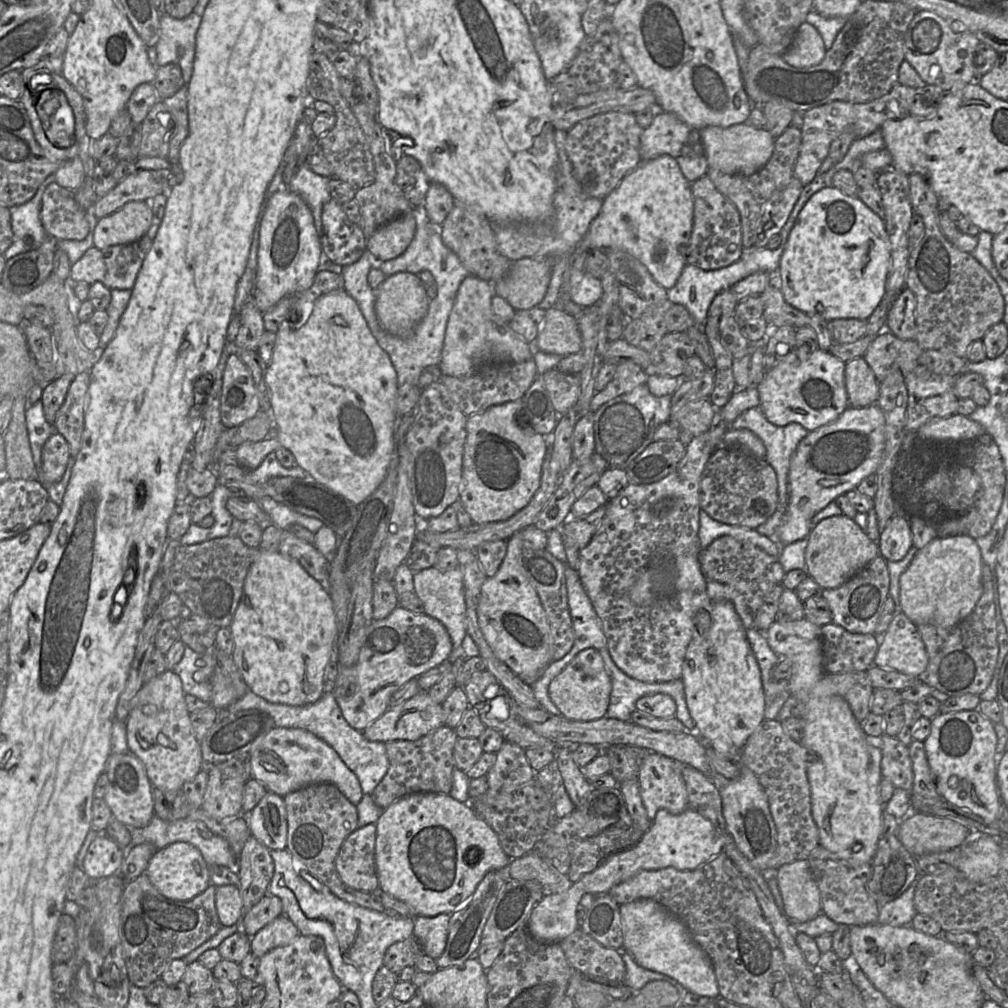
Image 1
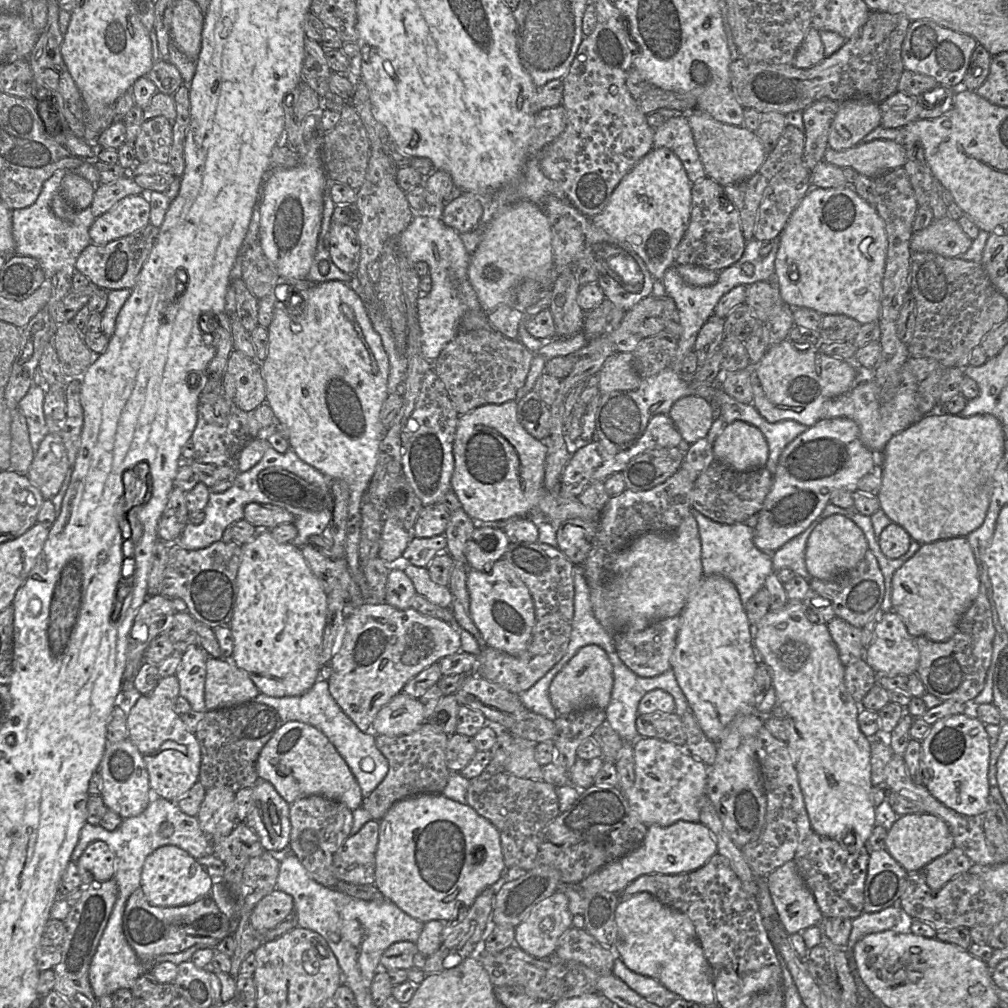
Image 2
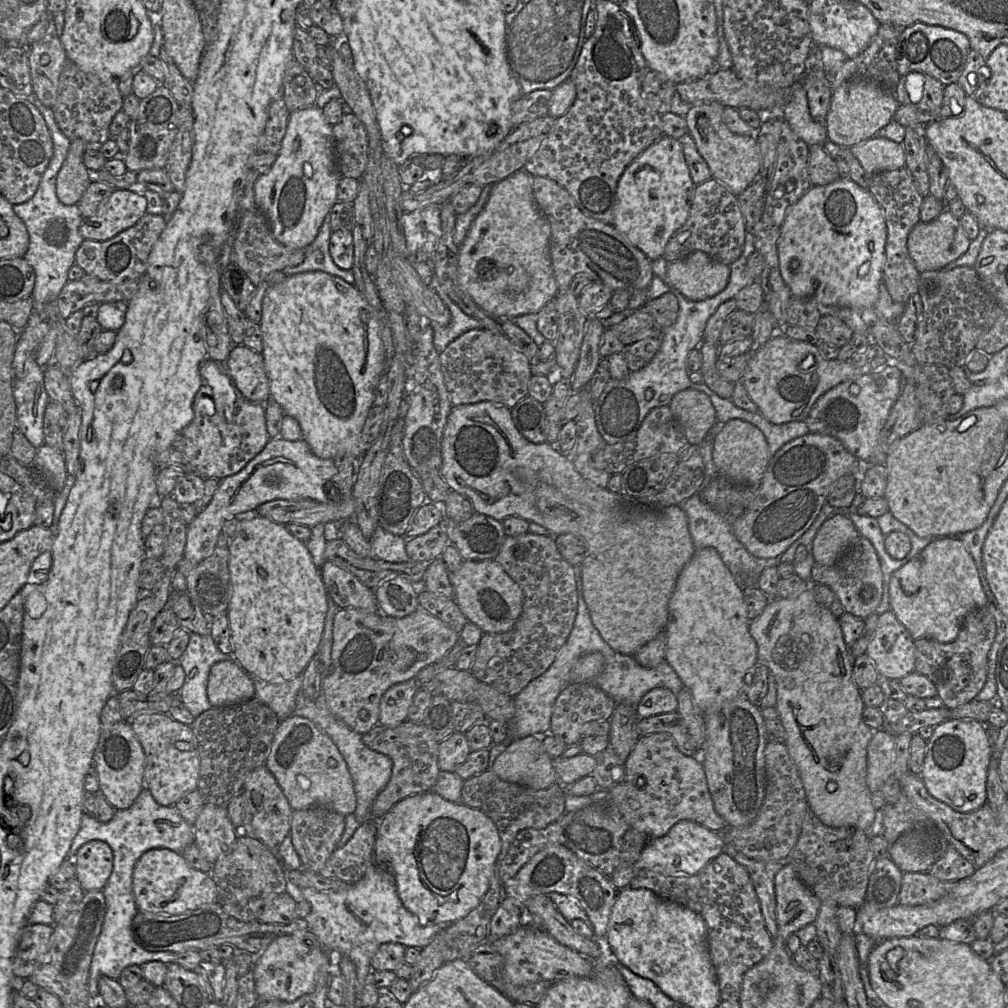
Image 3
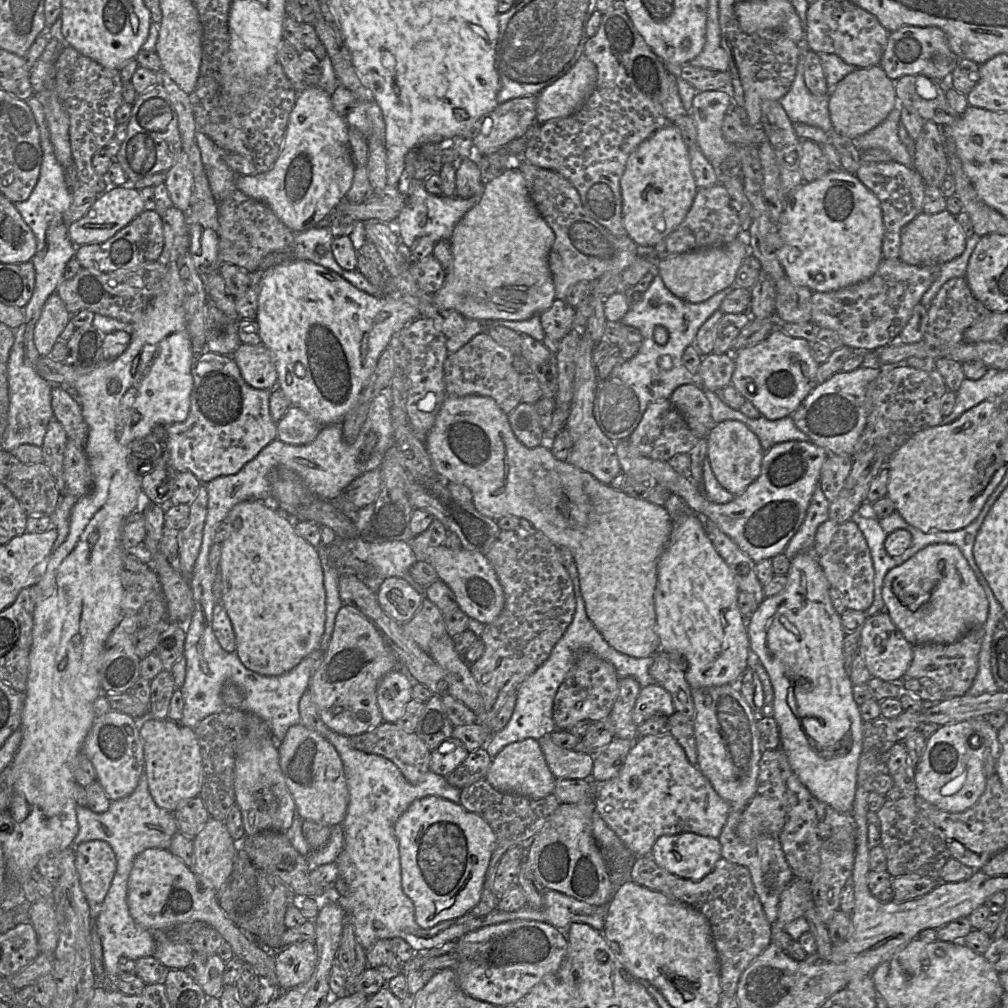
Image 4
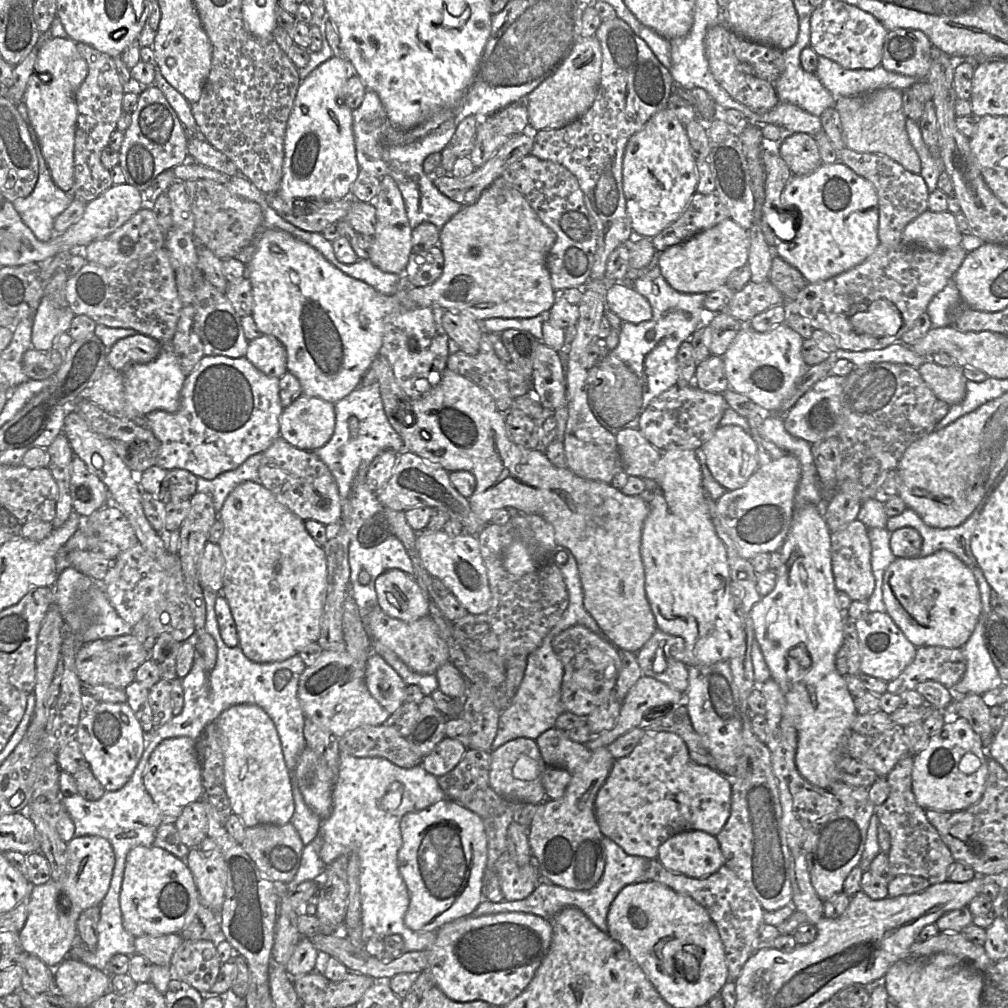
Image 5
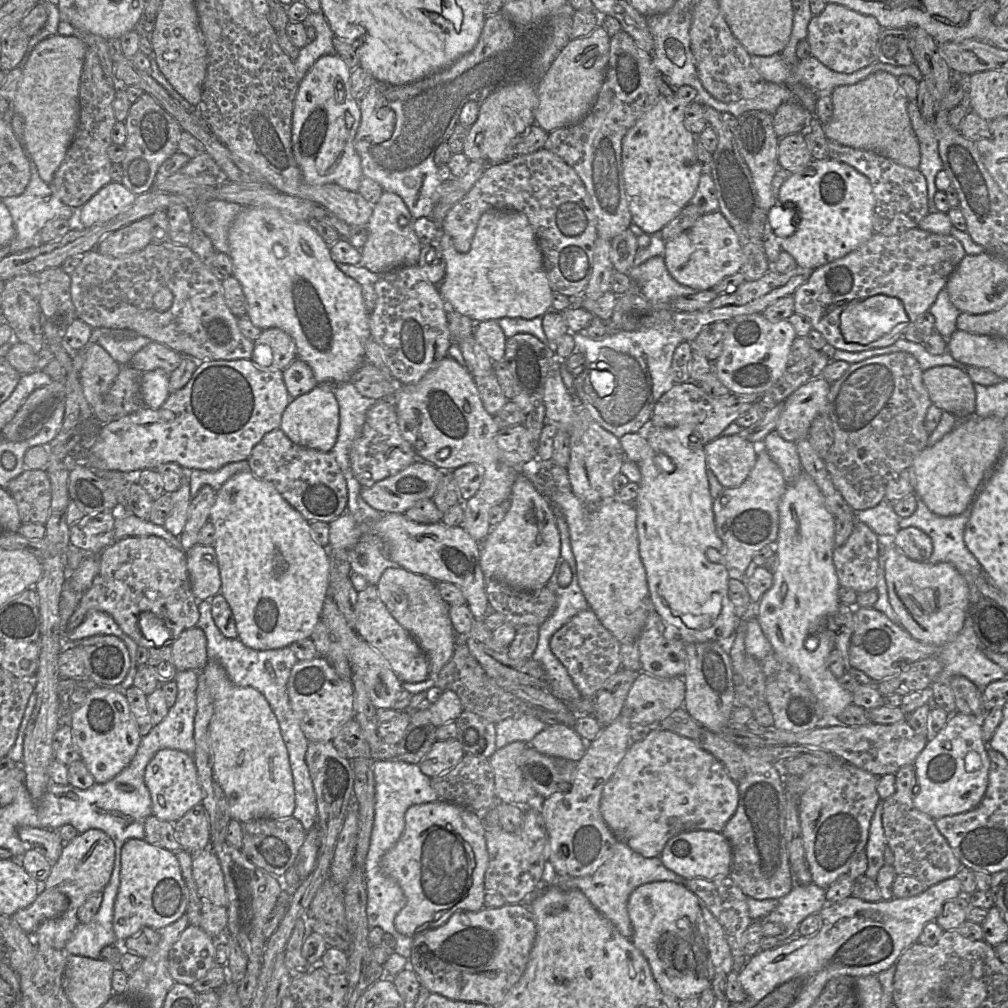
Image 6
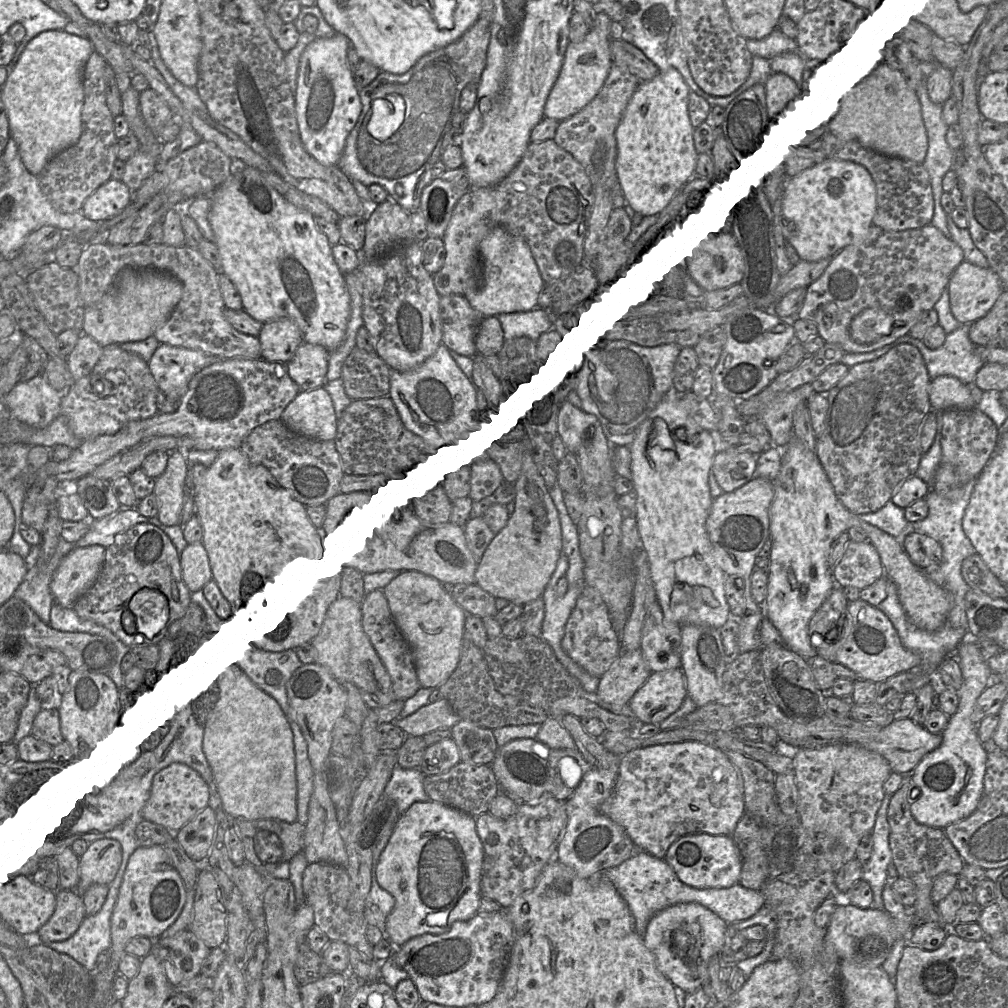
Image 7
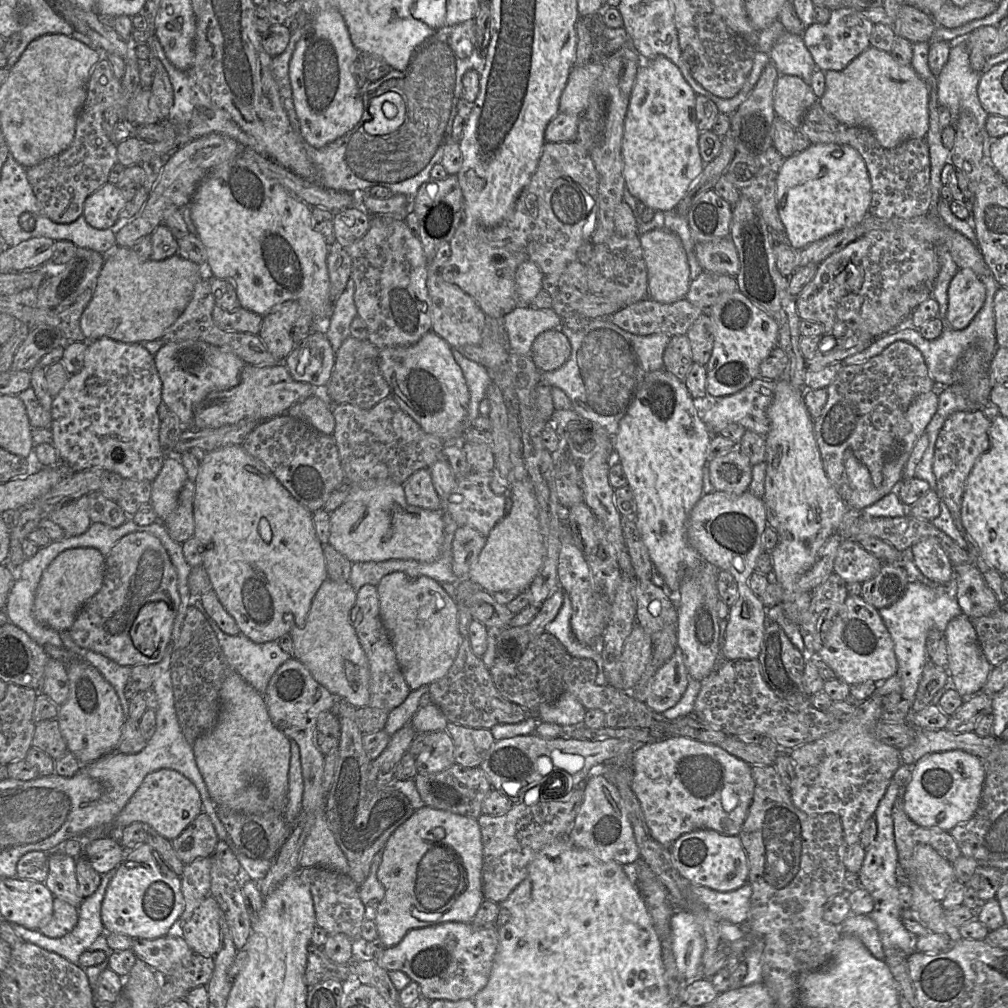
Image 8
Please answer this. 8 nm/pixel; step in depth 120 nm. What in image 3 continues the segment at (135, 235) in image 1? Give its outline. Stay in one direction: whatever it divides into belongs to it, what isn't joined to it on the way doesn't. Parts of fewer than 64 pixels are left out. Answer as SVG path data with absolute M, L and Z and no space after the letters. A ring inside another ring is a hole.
M114 189L111 195L99 205L96 214L84 219L79 232L84 240L106 241L134 226L147 213L146 210L147 200L141 191Z

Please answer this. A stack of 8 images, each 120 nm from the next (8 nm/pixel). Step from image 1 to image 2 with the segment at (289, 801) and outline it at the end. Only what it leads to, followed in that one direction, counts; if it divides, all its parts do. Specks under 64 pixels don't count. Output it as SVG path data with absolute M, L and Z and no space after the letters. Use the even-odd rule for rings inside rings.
M321 795L296 800L289 807L291 824L289 849L294 853L309 875L318 883L336 888L339 880L333 866L333 856L350 836L353 812L344 804Z

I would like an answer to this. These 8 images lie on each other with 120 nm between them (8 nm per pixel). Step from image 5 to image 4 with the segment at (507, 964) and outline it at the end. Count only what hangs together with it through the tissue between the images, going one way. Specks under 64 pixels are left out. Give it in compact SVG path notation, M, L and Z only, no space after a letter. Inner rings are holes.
M513 920L481 927L457 940L460 961L454 968L467 995L497 1007L518 1003L546 975L557 971L567 954L566 933L549 923Z

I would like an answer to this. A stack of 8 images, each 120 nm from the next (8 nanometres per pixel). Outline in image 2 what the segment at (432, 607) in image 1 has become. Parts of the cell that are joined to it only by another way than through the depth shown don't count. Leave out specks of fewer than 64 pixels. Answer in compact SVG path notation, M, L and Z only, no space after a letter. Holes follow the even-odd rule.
M402 563L401 567L414 584L417 594L441 607L451 608L452 598L449 587L433 582L427 567L417 567L410 563Z

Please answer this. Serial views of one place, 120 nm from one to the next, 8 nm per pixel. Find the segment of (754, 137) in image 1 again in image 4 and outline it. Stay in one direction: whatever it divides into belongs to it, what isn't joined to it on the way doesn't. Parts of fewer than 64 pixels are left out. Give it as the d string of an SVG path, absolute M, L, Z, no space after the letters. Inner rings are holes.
M698 91L690 110L697 130L698 147L716 171L731 153L738 152L739 146L726 141L722 133L730 102L730 91Z

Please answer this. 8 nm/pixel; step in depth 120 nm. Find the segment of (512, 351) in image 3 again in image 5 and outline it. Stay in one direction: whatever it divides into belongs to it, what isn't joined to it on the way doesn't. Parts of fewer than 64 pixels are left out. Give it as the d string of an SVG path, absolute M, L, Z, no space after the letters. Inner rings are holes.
M483 330L476 355L469 355L461 350L450 354L447 368L485 389L493 397L497 409L506 413L510 410L514 397L509 388L506 363L495 353L488 334Z

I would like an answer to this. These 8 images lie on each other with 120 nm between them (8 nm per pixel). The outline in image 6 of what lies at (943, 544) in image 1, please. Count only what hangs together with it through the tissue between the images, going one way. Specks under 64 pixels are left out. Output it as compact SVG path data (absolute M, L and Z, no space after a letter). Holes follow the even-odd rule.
M882 541L882 554L889 602L900 625L922 643L942 647L954 641L963 628L970 607L969 587L963 575L948 562L914 561L891 541Z

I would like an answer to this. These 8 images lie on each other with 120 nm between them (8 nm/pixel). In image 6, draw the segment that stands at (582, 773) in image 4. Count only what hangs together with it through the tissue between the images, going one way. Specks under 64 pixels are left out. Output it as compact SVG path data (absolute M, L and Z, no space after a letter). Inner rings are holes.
M565 724L547 725L528 745L538 752L578 762L585 754L588 740L582 739Z

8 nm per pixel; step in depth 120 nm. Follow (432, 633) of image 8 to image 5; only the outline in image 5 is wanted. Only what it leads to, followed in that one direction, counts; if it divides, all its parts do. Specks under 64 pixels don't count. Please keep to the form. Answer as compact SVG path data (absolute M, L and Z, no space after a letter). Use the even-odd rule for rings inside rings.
M400 569L380 574L375 589L379 606L390 617L413 622L429 615L427 600L416 578Z

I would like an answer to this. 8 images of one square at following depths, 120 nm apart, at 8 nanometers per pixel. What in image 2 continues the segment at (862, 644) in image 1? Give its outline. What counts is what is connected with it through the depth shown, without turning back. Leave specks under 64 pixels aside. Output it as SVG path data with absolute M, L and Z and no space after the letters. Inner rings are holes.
M839 617L832 619L827 626L845 667L864 657L866 648L861 643L861 628L854 627Z

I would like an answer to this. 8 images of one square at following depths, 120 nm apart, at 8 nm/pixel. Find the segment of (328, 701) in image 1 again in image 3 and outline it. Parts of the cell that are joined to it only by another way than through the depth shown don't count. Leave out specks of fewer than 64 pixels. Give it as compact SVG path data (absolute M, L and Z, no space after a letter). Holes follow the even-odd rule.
M322 689L321 694L314 701L307 699L300 691L293 715L311 720L323 733L332 739L347 764L354 784L356 809L353 814L360 824L372 821L371 806L377 795L384 789L391 778L392 760L387 755L367 747L363 743L360 733L352 730L329 711Z

